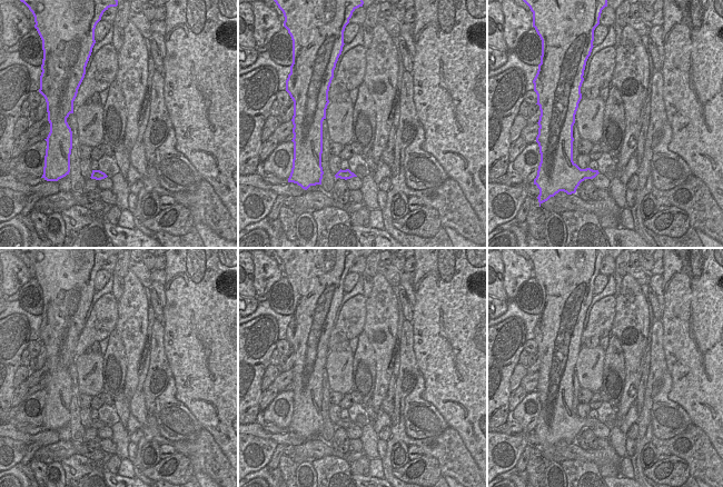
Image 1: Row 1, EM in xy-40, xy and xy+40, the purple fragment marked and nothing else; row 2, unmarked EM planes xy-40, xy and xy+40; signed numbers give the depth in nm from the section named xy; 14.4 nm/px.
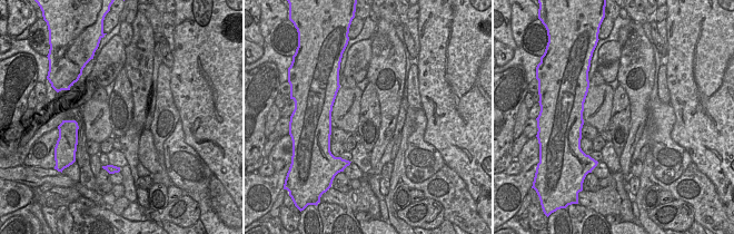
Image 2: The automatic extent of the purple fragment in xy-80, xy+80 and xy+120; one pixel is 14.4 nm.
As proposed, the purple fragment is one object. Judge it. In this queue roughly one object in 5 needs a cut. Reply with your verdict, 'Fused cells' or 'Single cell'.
Single cell.

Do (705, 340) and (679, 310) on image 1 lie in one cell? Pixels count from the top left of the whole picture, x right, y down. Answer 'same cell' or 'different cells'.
same cell

